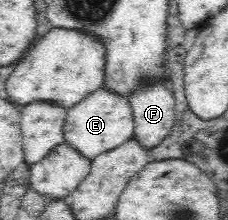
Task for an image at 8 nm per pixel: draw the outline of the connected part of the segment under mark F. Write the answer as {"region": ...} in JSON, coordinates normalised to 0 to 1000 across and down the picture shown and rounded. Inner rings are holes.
{"region":[[[728,359],[627,386],[561,445],[579,514],[570,632],[654,677],[741,618],[768,568],[772,450]]]}

